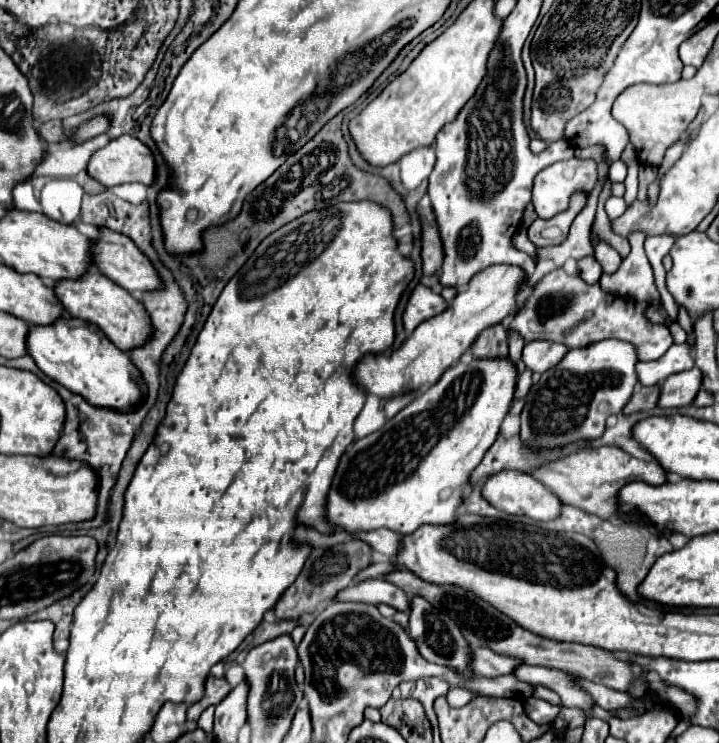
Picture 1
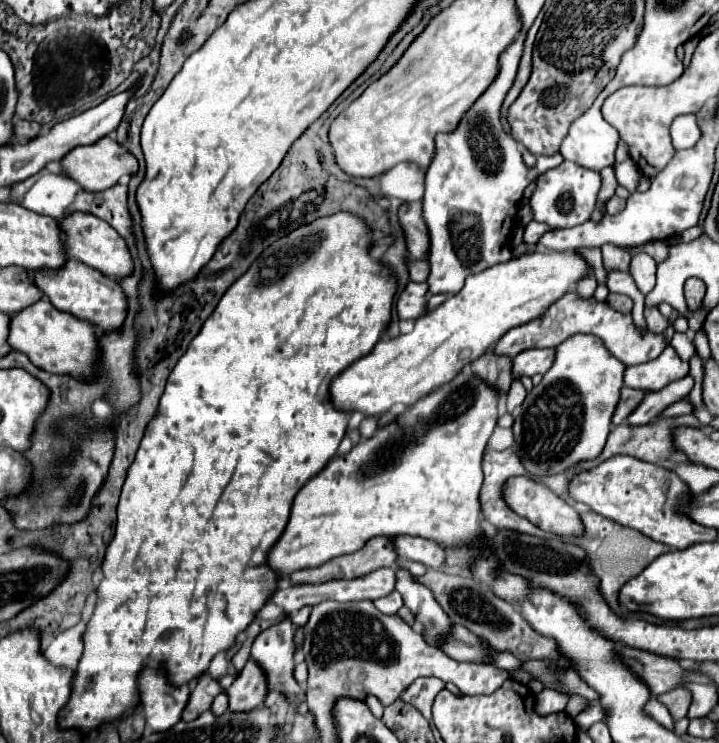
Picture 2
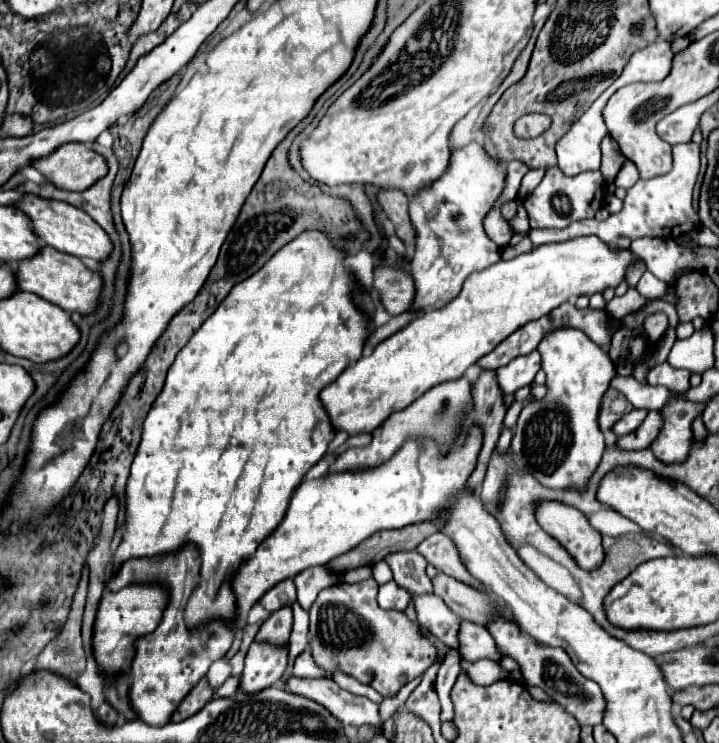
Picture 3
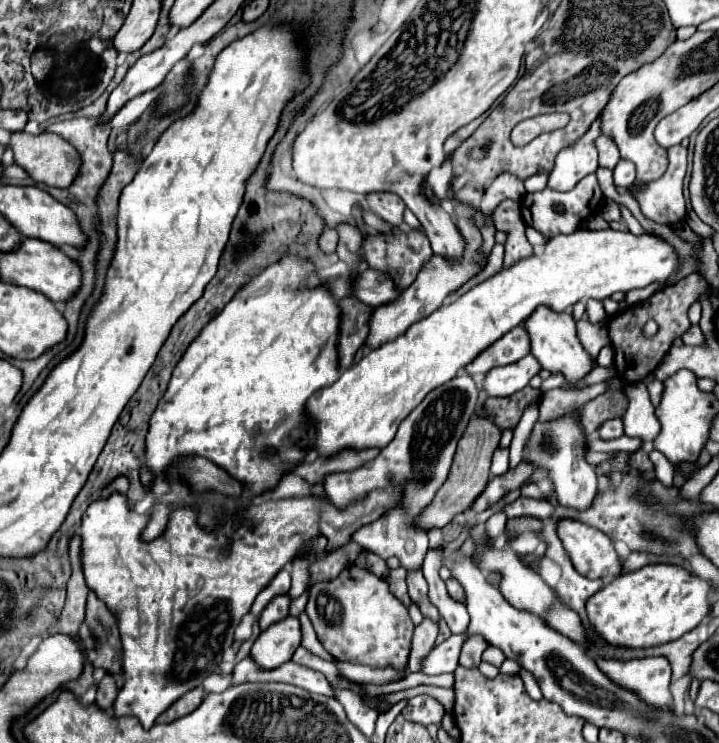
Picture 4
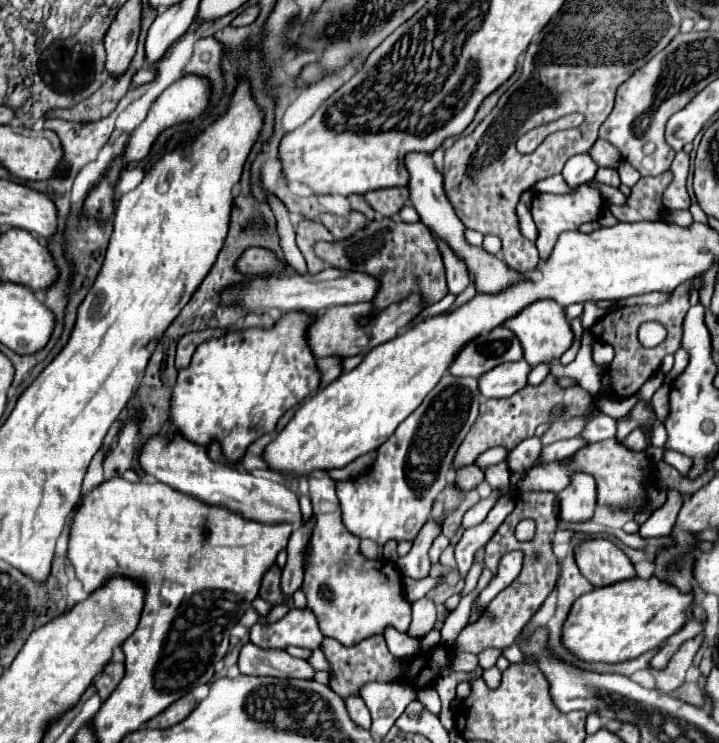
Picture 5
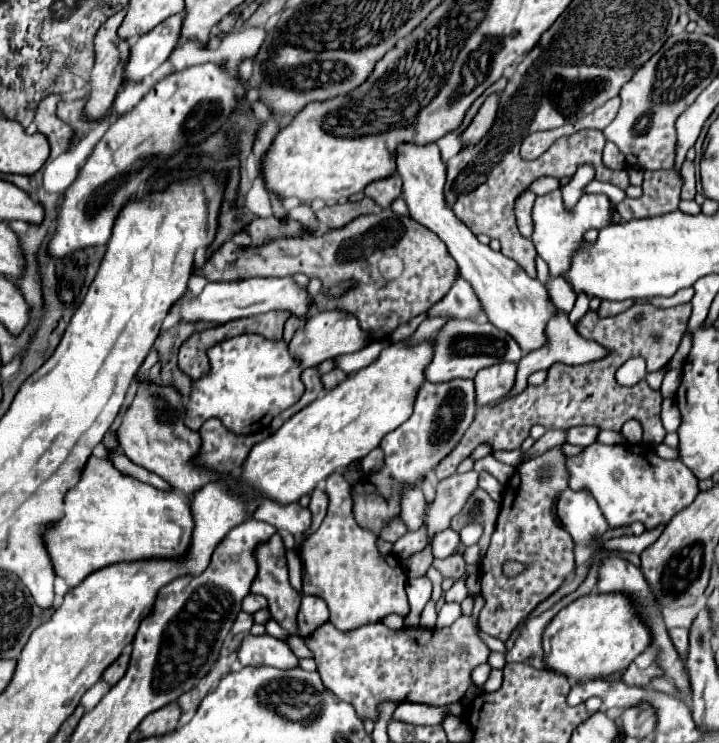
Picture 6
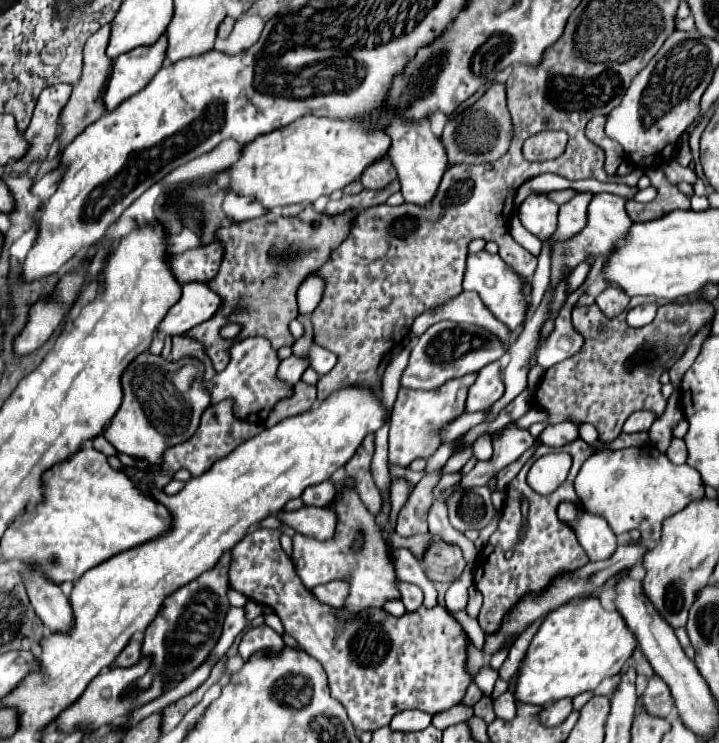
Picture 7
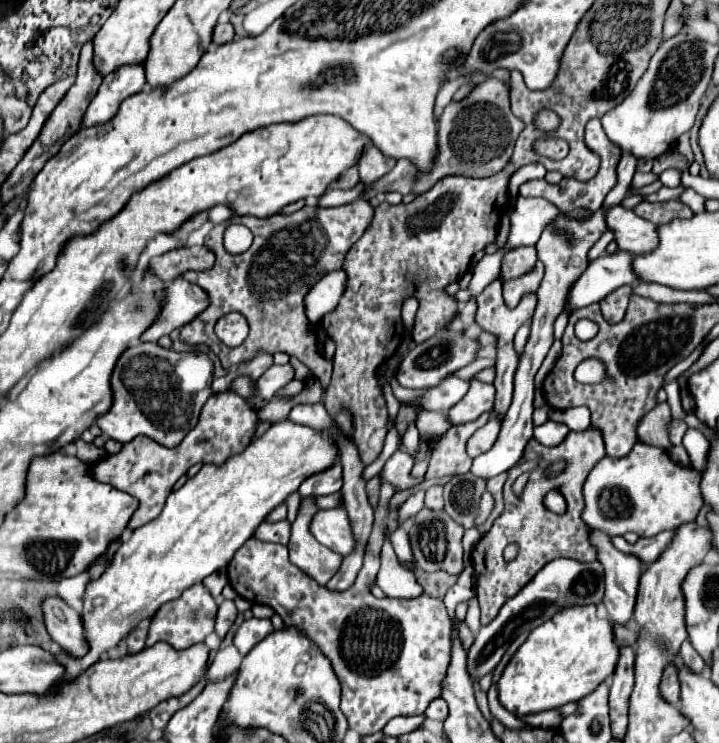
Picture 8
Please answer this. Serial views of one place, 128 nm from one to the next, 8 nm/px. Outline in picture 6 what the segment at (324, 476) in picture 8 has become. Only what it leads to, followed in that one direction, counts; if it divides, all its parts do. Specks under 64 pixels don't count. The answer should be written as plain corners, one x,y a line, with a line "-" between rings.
316,488
314,492
312,492
312,496
310,496
310,512
312,512
312,518
314,518
314,522
312,522
312,528
304,534
304,536
308,536
308,534
312,534
320,524
322,524
322,520
324,520
324,516
326,516
326,508
328,508
328,494
322,490
322,488

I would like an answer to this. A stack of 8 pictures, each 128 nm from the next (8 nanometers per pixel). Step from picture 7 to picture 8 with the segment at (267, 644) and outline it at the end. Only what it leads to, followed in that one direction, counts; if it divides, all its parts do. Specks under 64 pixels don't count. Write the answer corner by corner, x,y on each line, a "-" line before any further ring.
248,618
240,624
240,628
234,634
234,646
238,648
238,652
244,656
250,652
250,648
254,644
258,644
266,634
270,634
272,622
270,620
260,620
260,618

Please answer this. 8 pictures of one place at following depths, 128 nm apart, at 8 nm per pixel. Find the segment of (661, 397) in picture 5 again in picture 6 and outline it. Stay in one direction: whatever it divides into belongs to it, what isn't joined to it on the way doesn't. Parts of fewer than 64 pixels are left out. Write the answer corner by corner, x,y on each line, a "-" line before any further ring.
666,398
662,402
662,424
664,424
666,432
676,432
676,428
678,428
680,422
682,422
682,416
678,412
678,406
674,404
674,400

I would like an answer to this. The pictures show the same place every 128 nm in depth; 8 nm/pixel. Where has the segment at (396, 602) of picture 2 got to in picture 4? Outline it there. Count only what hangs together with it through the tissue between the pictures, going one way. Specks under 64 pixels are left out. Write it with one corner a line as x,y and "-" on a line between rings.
402,566
396,570
390,570
390,574
386,576
386,582
390,584
392,594
396,594
406,606
410,604
410,596
406,592
406,572
402,572

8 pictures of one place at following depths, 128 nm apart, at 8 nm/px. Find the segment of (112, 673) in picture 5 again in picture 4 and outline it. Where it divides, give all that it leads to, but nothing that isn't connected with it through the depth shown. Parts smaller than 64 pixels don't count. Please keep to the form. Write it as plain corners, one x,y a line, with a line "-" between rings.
104,674
104,678
100,680
98,684
98,692
96,692
96,706
102,708
102,710
110,710
112,708
112,702
114,702
114,696
118,694
118,688
116,688
116,680
112,678
112,674

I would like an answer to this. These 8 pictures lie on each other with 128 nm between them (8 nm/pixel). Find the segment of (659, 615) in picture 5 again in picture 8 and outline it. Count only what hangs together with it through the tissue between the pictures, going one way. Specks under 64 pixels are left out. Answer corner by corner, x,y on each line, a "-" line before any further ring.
574,606
558,612
546,624
530,632
526,642
510,658
496,684
500,704
518,716
530,716
576,702
594,692
614,672
618,646
614,644
610,620
596,616
596,606

